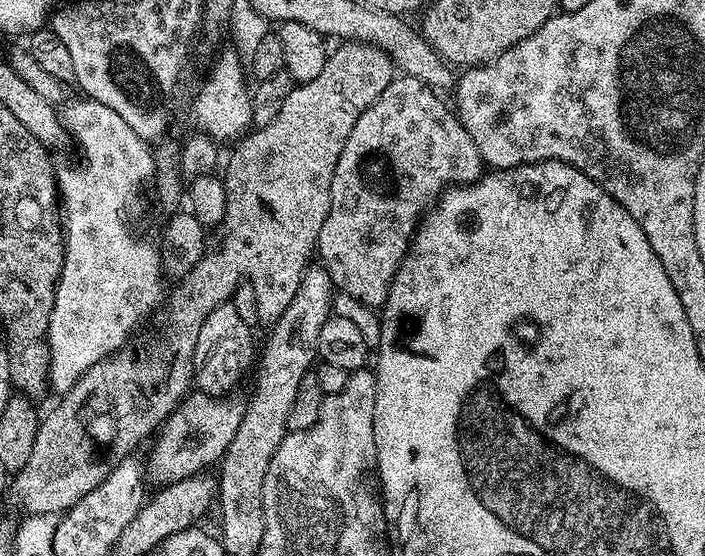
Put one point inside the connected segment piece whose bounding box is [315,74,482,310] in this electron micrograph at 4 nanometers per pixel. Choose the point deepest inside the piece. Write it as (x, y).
(407, 148)

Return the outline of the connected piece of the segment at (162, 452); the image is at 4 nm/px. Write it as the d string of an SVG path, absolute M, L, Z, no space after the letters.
M199 390L189 391L188 395L181 400L175 410L169 414L167 420L160 425L151 441L152 453L146 459L147 473L157 481L157 485L163 486L173 484L182 478L203 473L211 466L219 465L220 461L228 455L230 442L234 442L234 434L238 434L238 426L242 426L244 417L245 401L239 400L236 394L213 394L211 392L202 392Z

